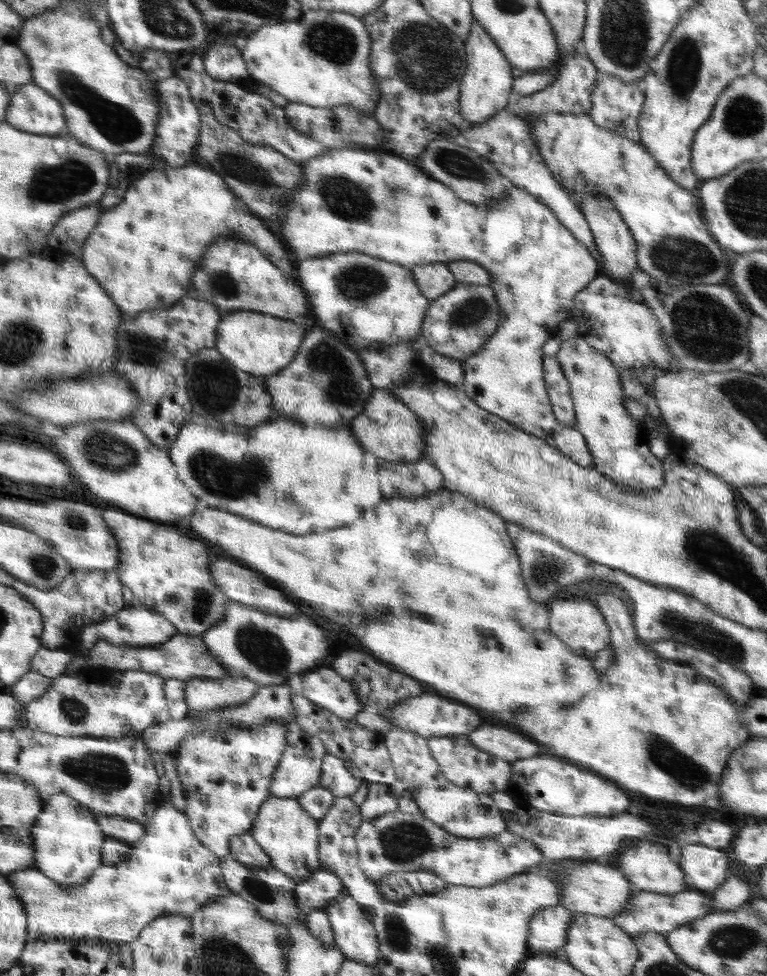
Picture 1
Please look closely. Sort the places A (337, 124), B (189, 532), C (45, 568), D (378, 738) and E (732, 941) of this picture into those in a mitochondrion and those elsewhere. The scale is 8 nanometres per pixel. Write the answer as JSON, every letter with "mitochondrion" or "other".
{"A":"mitochondrion","B":"other","C":"mitochondrion","D":"other","E":"mitochondrion"}

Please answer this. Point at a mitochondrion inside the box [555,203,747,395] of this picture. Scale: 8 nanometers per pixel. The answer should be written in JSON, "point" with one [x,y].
{"point":[679,256]}

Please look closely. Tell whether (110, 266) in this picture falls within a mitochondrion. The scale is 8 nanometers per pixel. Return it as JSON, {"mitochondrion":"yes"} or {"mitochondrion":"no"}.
{"mitochondrion":"no"}

